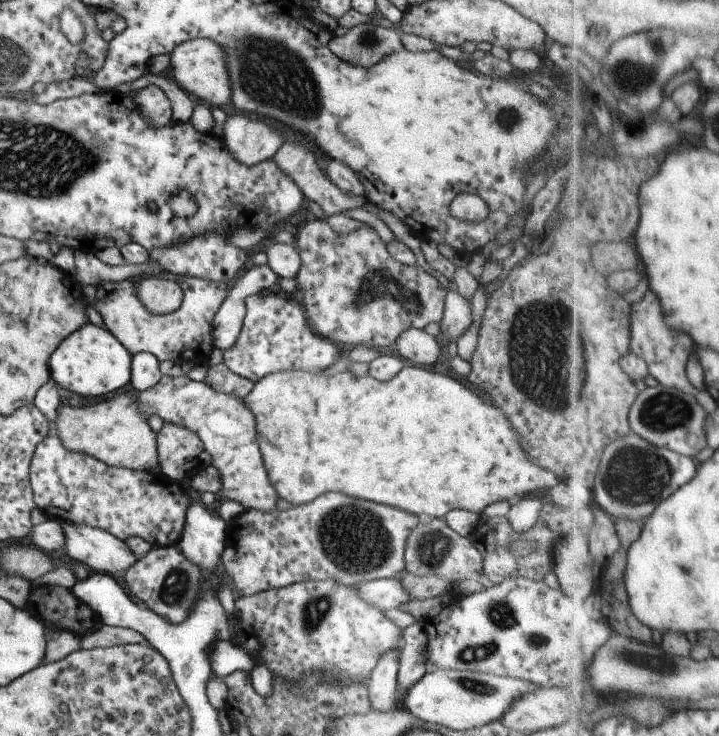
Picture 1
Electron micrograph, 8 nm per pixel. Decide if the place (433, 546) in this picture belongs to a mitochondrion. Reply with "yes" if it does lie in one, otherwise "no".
yes

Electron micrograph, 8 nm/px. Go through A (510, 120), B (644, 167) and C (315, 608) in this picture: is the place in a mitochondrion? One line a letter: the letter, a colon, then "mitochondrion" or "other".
A: mitochondrion
B: other
C: mitochondrion

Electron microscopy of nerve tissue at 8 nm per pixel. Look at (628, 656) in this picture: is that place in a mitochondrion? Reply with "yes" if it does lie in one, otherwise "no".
yes

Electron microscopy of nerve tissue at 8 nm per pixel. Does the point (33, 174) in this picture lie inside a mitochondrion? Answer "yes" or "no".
yes

